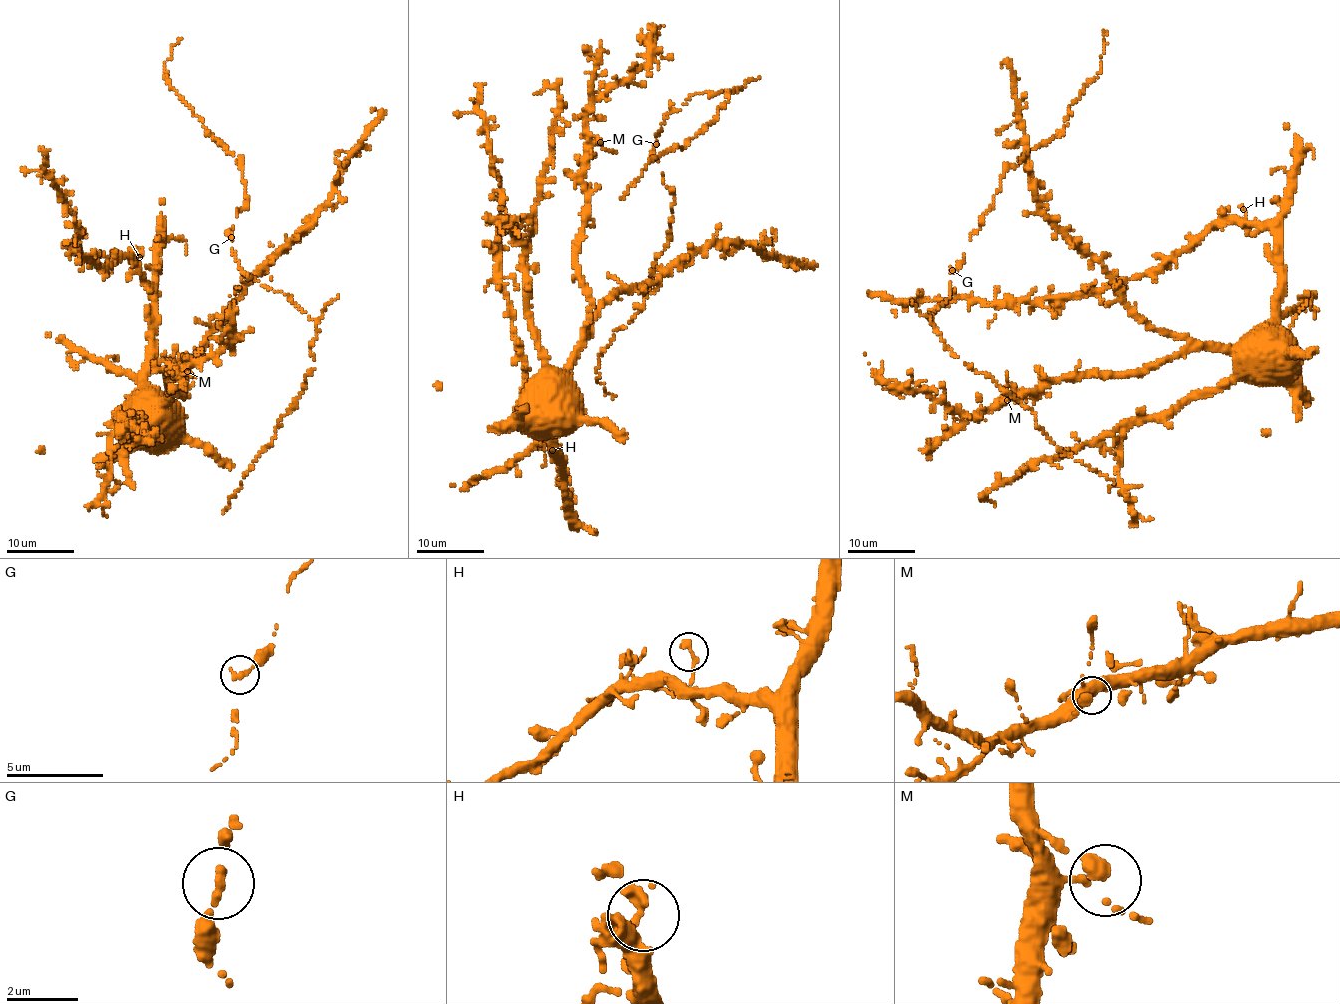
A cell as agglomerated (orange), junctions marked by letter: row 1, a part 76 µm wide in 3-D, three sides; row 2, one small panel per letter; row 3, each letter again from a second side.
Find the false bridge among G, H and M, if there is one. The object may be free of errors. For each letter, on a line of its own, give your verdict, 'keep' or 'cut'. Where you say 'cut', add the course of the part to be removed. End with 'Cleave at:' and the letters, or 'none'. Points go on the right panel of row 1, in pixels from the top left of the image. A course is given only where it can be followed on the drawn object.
G: cut | (953, 270), (993, 206), (1006, 167), (1067, 126), (1070, 106), (1100, 71), (1104, 31)
H: keep
M: keep
Cleave at: G

